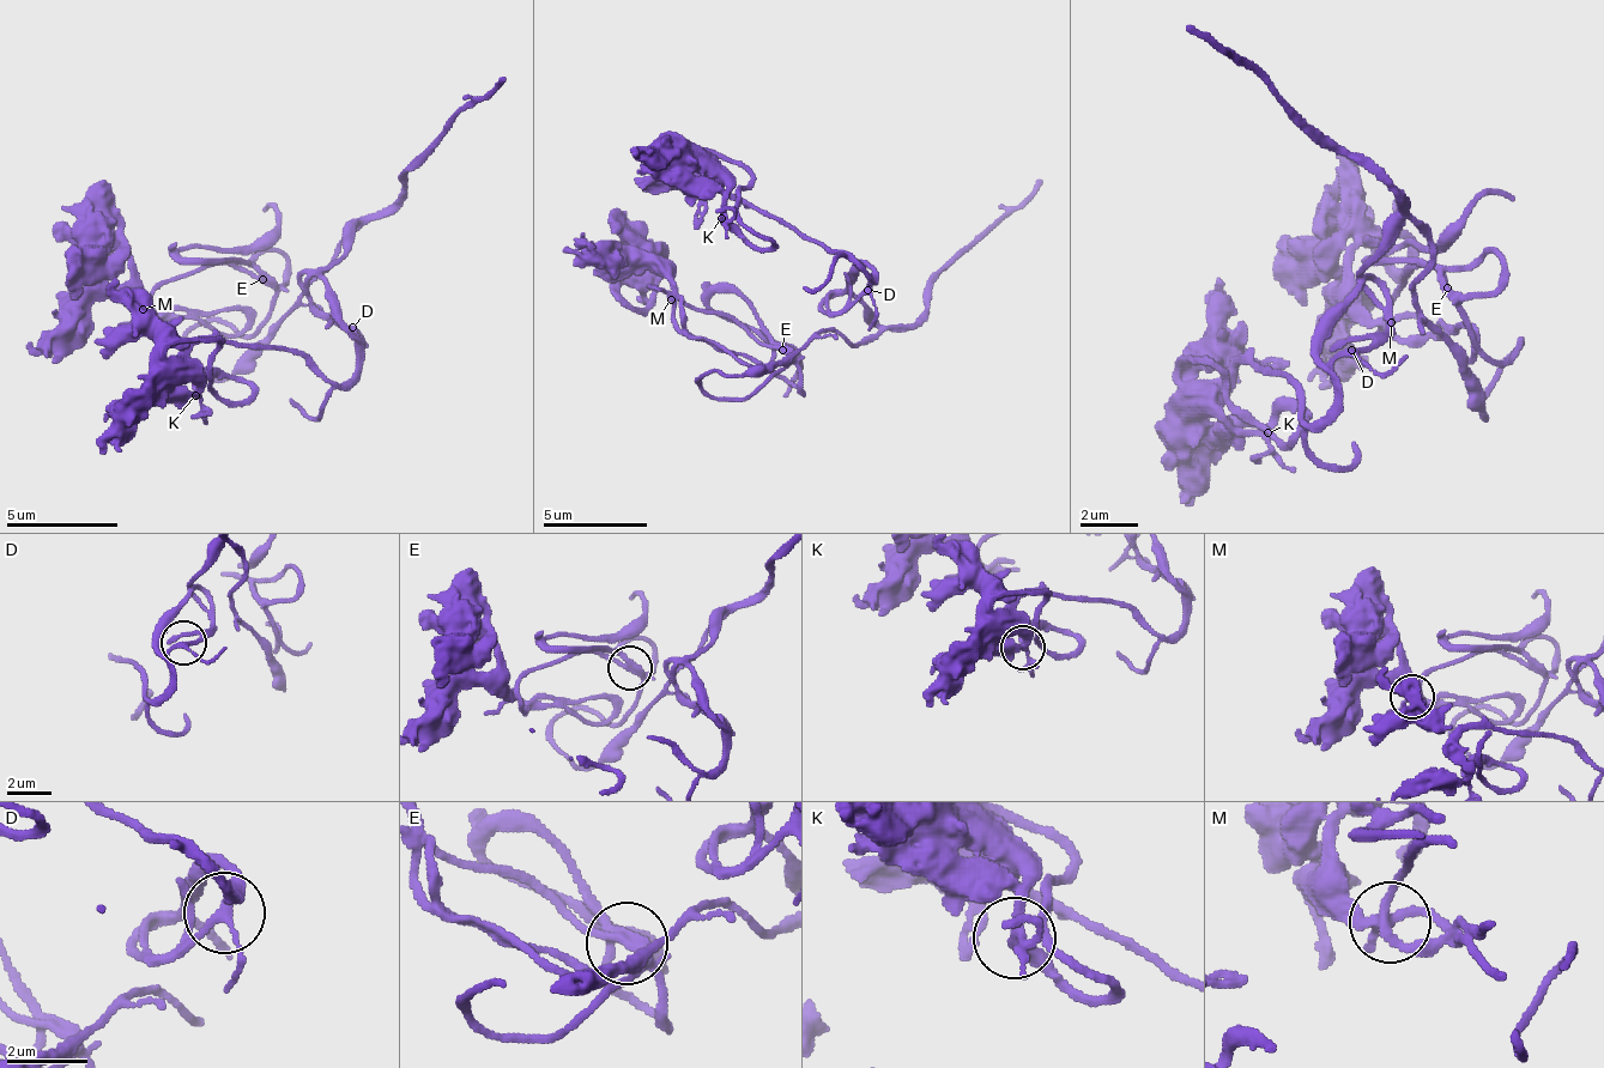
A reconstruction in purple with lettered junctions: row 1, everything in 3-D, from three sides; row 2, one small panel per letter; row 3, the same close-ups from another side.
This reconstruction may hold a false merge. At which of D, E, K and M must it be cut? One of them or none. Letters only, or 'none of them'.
none of them

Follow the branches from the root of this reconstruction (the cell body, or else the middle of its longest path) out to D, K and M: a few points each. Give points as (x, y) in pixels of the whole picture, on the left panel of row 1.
D: (350, 248), (326, 271), (325, 287), (340, 310), (345, 327), (351, 333), (352, 327)
K: (350, 248), (325, 287), (357, 344), (357, 371), (327, 383), (286, 350), (205, 339), (187, 357), (195, 395)
M: (350, 248), (357, 226), (342, 242), (342, 253), (271, 325), (237, 308), (161, 321), (143, 309)

